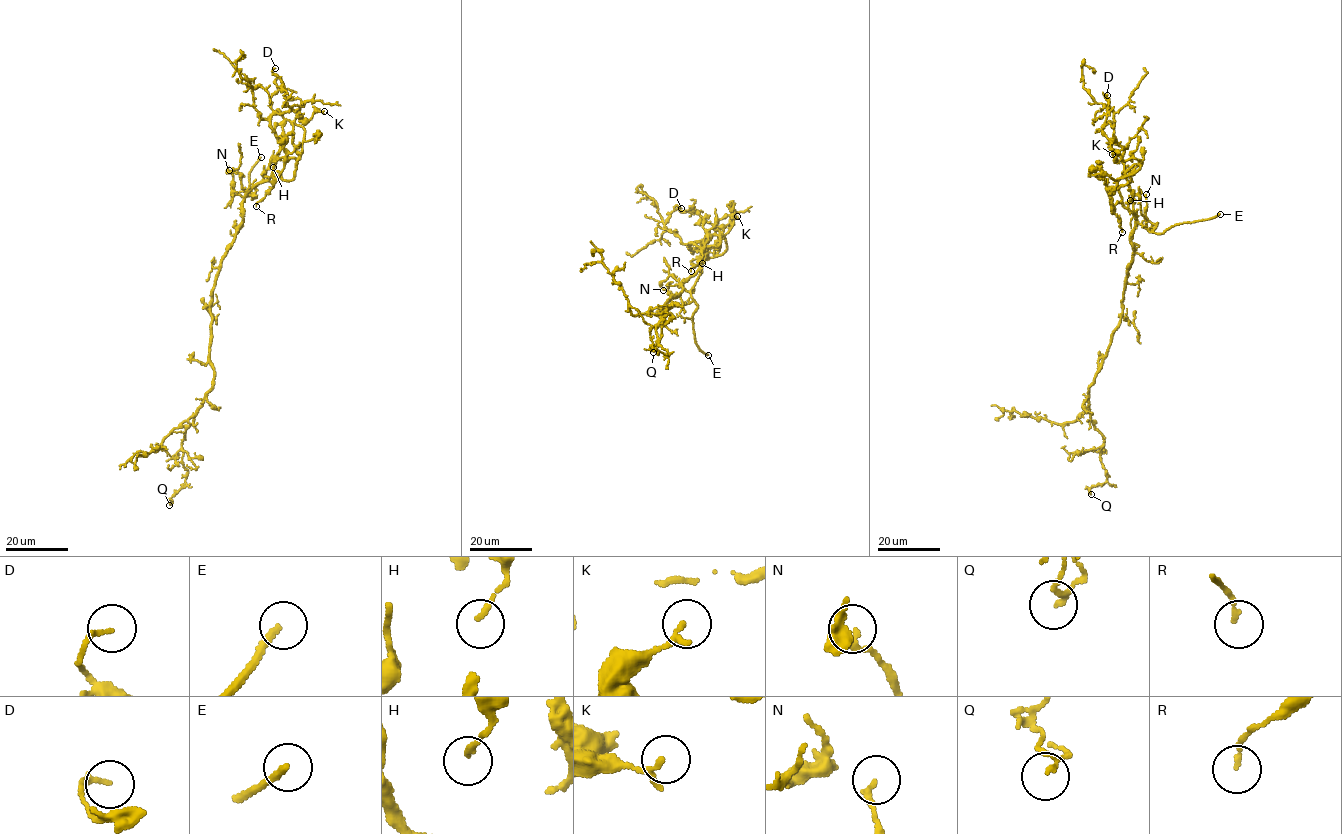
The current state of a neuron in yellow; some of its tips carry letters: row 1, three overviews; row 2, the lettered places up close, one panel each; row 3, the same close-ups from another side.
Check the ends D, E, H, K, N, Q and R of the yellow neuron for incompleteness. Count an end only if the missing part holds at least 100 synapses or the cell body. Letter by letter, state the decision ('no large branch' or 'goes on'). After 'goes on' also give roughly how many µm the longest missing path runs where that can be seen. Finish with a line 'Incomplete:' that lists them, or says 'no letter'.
D: no large branch
E: goes on; about 40 µm are missing
H: no large branch
K: no large branch
N: no large branch
Q: no large branch
R: no large branch
Incomplete: E

